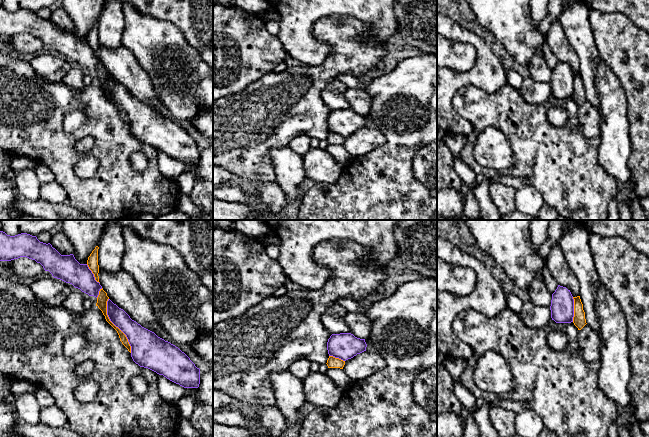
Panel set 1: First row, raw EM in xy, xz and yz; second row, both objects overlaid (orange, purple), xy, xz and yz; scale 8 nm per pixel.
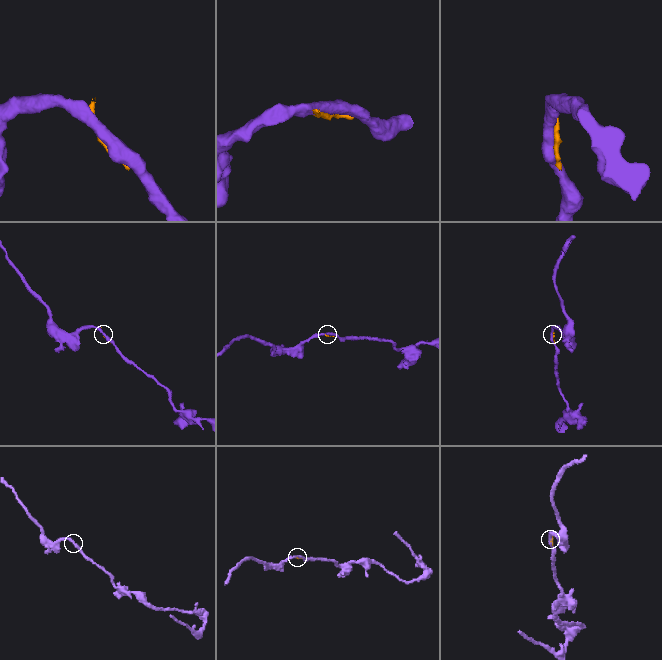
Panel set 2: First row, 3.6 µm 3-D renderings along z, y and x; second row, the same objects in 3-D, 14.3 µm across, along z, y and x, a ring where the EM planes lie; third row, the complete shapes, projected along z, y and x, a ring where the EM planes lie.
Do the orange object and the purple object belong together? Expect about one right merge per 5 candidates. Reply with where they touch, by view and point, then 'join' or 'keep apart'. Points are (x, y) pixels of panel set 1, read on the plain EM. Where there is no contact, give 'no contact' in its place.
xy (114, 101) | keep apart

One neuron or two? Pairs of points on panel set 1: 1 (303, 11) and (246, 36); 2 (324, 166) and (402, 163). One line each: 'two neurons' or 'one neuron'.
1: two neurons
2: two neurons

